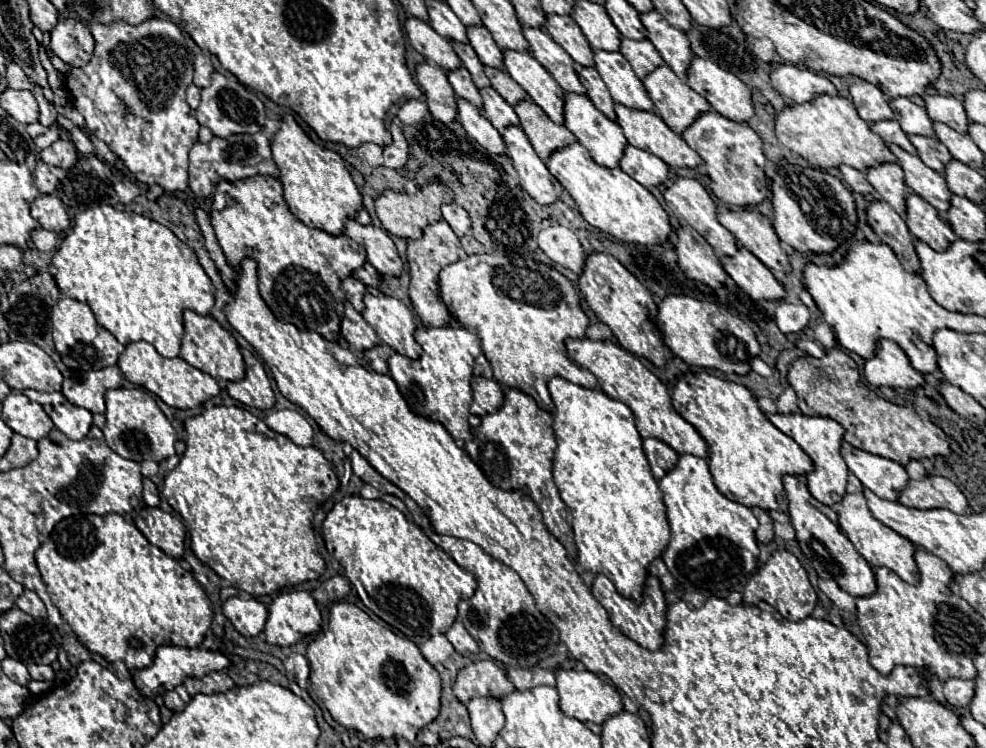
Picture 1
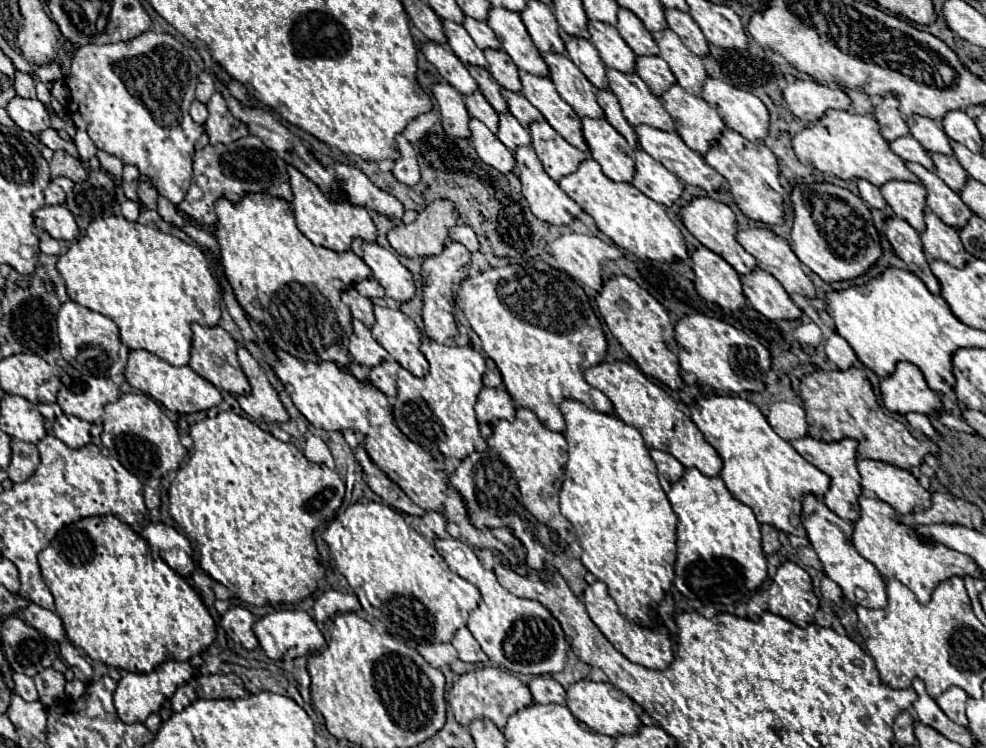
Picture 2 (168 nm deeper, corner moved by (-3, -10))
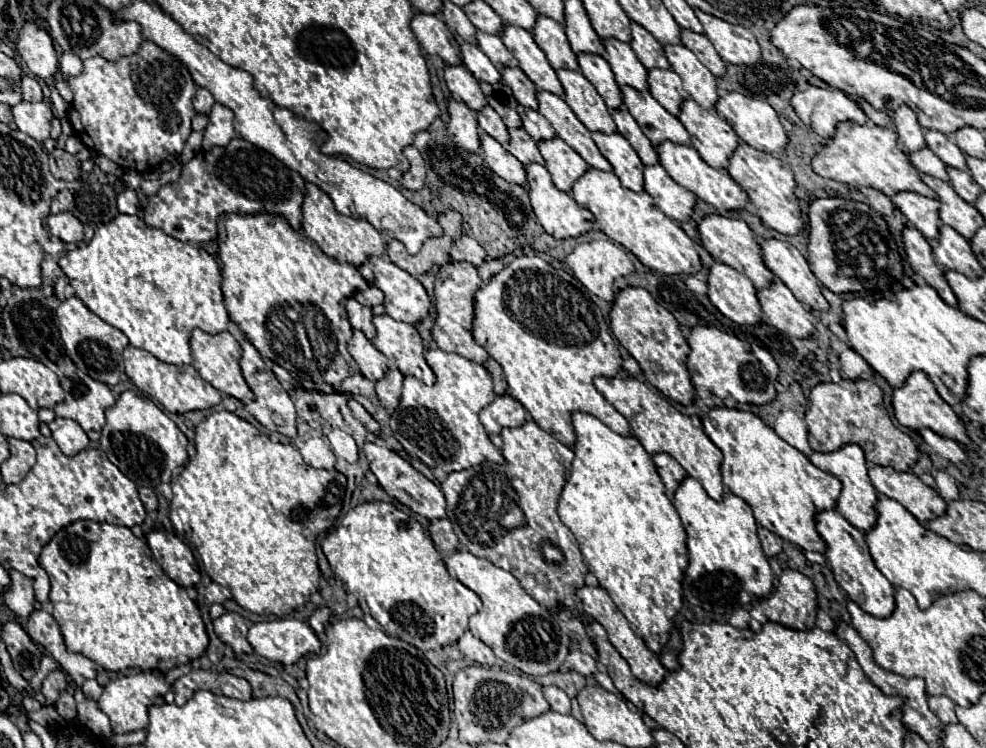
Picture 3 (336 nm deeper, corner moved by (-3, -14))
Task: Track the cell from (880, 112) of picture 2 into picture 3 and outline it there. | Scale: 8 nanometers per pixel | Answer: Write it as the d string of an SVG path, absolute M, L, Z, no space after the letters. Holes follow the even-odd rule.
M902 105L894 111L894 125L896 125L896 131L900 135L898 139L898 147L904 151L904 153L912 153L912 151L920 151L926 147L926 141L924 141L924 129L920 127L918 123L918 117L916 113Z

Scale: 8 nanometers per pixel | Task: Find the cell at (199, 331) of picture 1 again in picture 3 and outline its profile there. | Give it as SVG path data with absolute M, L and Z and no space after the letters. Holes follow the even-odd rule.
M196 329L192 333L192 339L190 339L190 349L192 349L192 359L194 359L194 369L200 373L200 377L204 381L208 381L214 389L226 393L226 395L232 395L236 399L240 399L242 403L248 403L254 399L254 393L250 391L248 383L244 381L242 377L242 371L240 371L240 357L242 357L242 349L240 349L240 343L228 333L228 331L222 331L222 333L216 333L216 335L210 335L210 333L204 333L200 329Z

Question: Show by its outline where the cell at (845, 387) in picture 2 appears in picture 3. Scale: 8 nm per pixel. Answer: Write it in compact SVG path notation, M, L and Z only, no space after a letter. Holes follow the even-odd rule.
M844 381L842 385L836 383L820 383L810 391L810 411L806 413L806 423L808 423L808 441L810 447L814 451L822 451L822 453L830 453L840 449L842 445L848 443L856 443L862 447L862 451L866 453L866 459L874 465L892 465L896 471L908 471L914 461L918 459L918 445L912 437L904 435L888 417L888 413L884 411L884 403L882 403L884 391L874 383L874 381Z

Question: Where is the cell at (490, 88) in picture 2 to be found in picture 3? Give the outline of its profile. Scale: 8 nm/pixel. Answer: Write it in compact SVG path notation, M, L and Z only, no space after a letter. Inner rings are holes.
M480 83L480 87L482 87L484 95L486 95L488 105L502 117L502 121L506 123L506 127L510 127L510 129L522 127L520 115L516 111L518 101L514 99L514 95L512 95L512 91L510 91L508 85L502 85L502 83L496 83L496 85Z

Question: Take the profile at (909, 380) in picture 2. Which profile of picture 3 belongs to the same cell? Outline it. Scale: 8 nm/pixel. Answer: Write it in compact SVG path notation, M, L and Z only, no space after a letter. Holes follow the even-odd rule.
M914 371L904 387L900 389L894 389L894 395L892 395L892 405L894 405L894 415L898 419L900 425L912 429L912 431L920 431L920 429L930 429L946 439L952 439L956 443L962 443L962 445L968 445L970 443L970 437L966 435L966 429L960 421L960 417L954 413L954 409L938 395L934 383L930 383L930 377L922 371Z

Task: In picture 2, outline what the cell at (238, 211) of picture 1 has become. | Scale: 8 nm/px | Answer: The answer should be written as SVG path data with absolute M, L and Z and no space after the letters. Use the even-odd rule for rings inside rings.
M246 193L238 203L230 203L226 197L216 201L216 215L222 231L216 231L216 239L222 253L224 273L234 289L240 307L258 323L270 329L272 341L306 361L332 361L342 369L348 367L348 337L352 331L350 309L342 303L340 293L362 279L372 275L370 267L354 251L332 251L322 245L314 245L296 227L292 207L286 199L272 197L270 193Z

